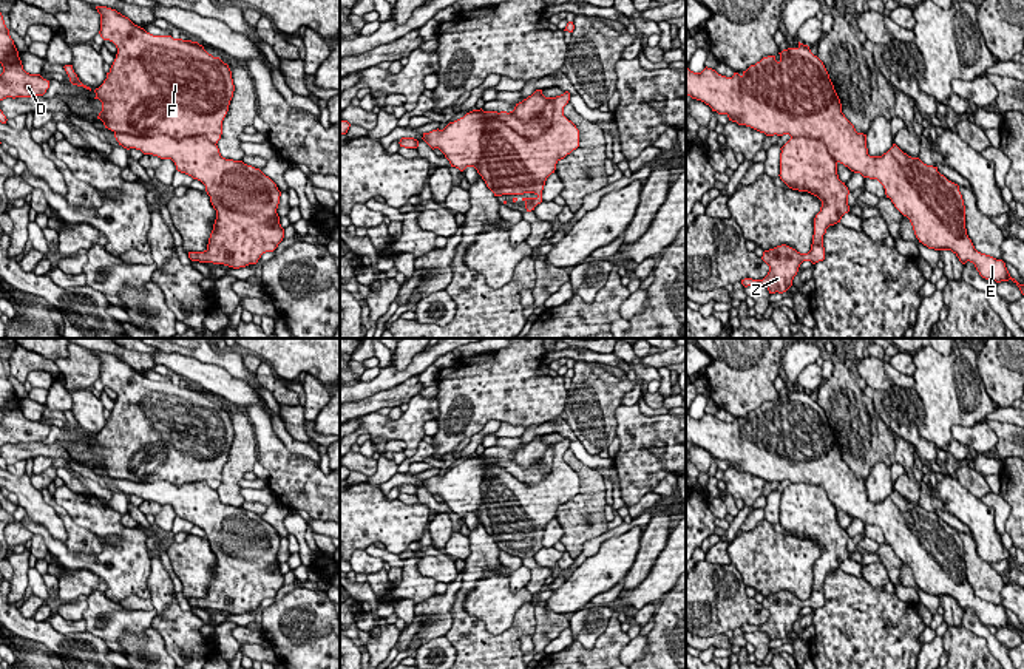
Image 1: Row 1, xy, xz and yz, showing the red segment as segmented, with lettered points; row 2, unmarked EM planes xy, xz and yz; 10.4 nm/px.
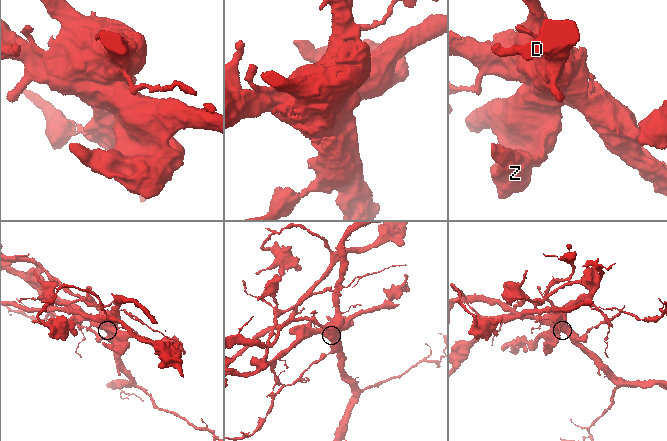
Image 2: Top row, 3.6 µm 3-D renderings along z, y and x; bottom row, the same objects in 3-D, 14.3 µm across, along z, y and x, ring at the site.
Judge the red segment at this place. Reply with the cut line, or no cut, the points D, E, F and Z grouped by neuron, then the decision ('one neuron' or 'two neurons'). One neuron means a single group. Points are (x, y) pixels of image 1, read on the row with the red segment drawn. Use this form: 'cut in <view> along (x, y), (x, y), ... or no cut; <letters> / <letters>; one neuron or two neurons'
cut in xz along (553, 102), (552, 122), (533, 138), (488, 116); D Z / E F; two neurons

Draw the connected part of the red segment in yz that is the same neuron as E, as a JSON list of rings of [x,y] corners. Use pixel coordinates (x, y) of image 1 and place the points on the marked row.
[[[799,42],[797,48],[783,49],[780,60],[775,56],[763,57],[743,74],[732,77],[718,74],[712,68],[693,73],[686,66],[686,96],[701,100],[726,114],[738,125],[751,127],[766,136],[811,138],[825,142],[836,162],[843,164],[863,178],[877,179],[887,198],[910,219],[914,235],[928,249],[951,250],[962,264],[973,263],[979,275],[996,283],[1012,280],[1024,295],[1024,284],[1010,277],[1005,263],[975,249],[965,229],[965,205],[959,185],[938,171],[938,167],[924,164],[919,158],[904,153],[896,144],[882,156],[870,156],[866,134],[857,133],[842,113],[840,99],[834,90],[823,62],[814,56],[808,45]]]

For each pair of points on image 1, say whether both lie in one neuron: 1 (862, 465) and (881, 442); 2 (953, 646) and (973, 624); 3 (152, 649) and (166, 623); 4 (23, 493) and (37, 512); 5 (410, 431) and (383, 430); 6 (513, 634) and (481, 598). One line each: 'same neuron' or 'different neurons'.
1: same neuron
2: different neurons
3: different neurons
4: same neuron
5: same neuron
6: different neurons

